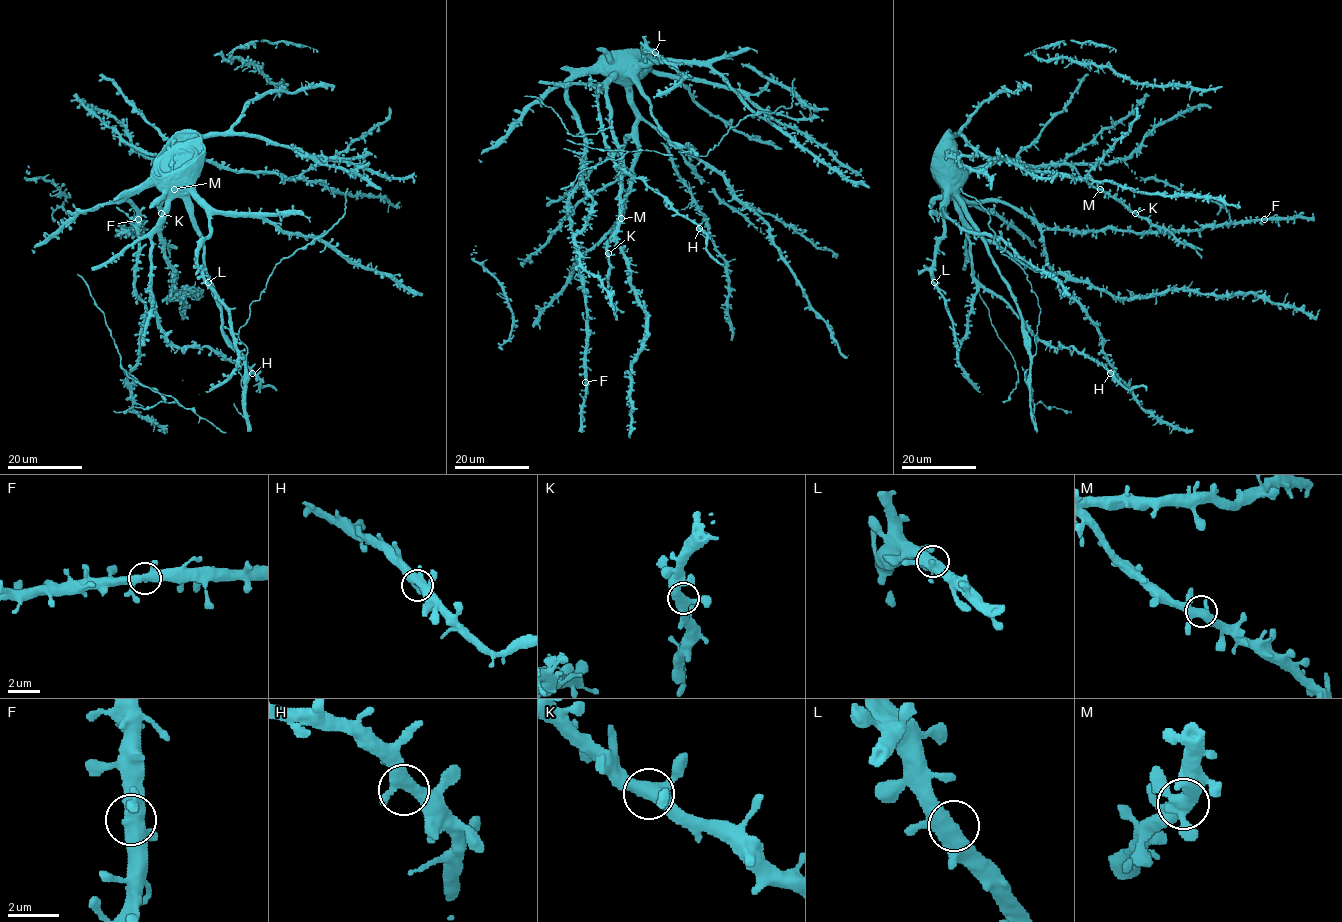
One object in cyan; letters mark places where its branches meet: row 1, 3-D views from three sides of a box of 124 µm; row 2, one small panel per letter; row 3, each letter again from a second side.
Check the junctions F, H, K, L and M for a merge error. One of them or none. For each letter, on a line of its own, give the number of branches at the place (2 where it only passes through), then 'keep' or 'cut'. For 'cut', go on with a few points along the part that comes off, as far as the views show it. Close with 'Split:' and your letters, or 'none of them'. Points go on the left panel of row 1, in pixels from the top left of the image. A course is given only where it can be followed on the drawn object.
F: branches 4; keep
H: branches 4; keep
K: branches 4; keep
L: branches 4; keep
M: branches 4; keep
Split: none of them

